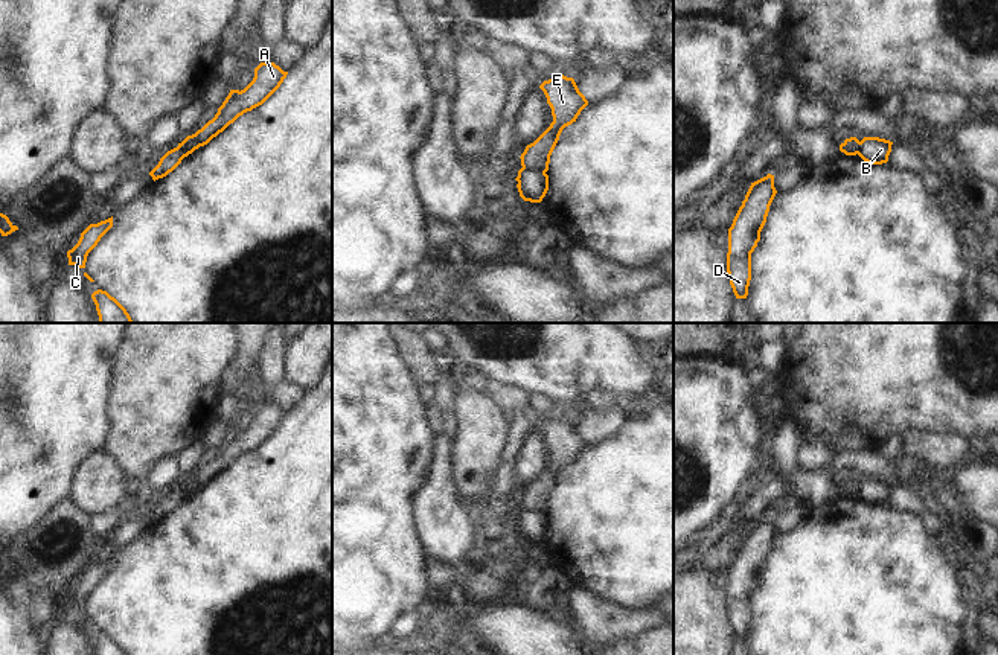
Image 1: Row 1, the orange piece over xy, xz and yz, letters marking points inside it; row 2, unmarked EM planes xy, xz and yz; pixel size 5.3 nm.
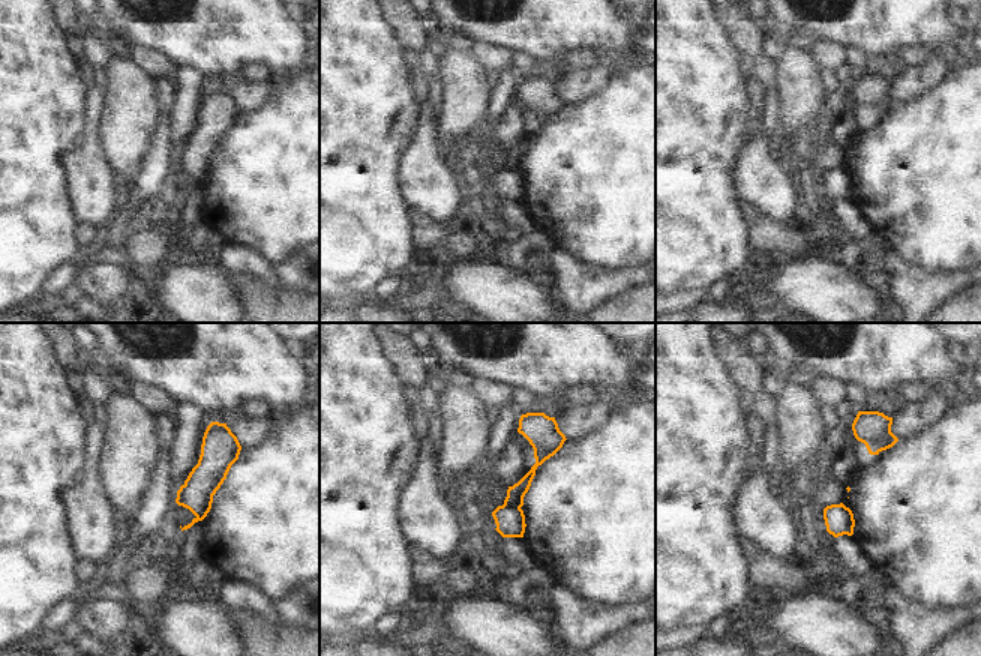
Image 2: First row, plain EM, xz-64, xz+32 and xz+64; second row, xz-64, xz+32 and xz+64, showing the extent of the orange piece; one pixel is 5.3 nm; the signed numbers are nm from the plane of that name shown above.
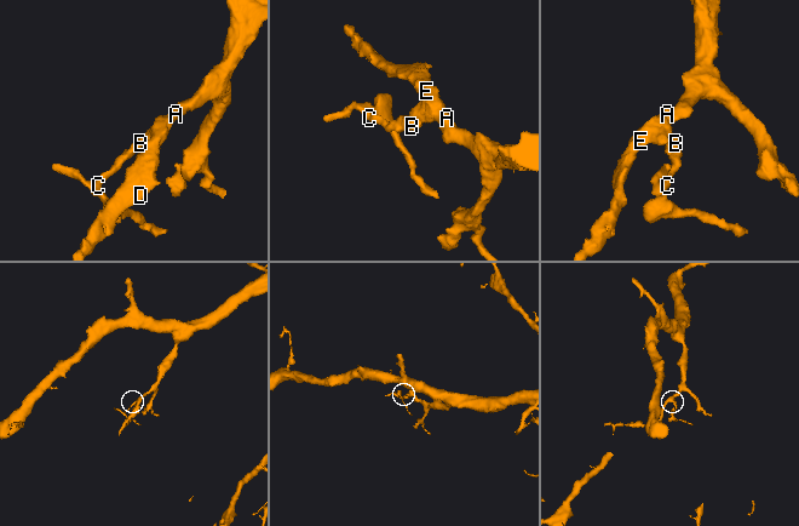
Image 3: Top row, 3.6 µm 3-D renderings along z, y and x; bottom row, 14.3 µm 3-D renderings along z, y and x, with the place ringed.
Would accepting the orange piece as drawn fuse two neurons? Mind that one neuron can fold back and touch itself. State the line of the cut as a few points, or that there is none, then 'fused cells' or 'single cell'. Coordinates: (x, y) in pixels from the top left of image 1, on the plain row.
xz (521, 509), (537, 509), (544, 514) | fused cells

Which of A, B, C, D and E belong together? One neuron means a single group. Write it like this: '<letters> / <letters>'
A D E / B C

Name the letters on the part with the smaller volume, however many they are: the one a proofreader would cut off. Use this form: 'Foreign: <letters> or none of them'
Foreign: B, C

